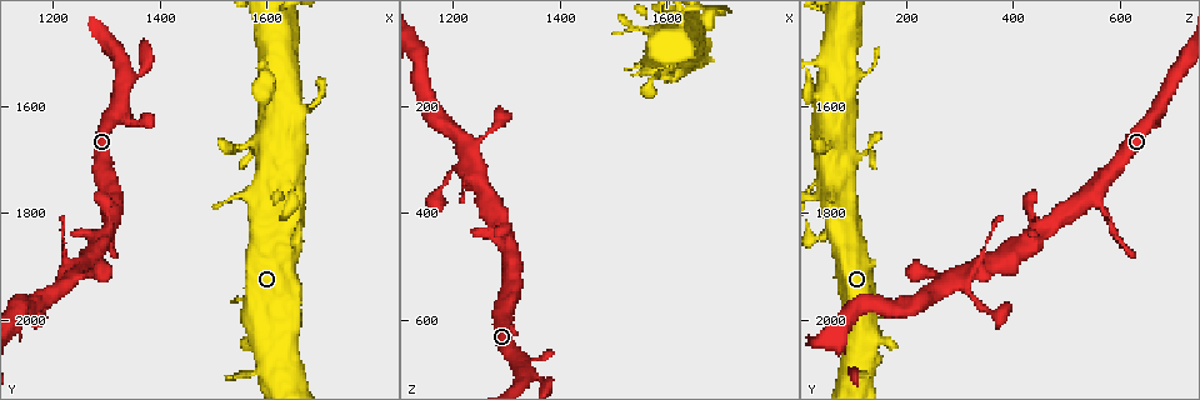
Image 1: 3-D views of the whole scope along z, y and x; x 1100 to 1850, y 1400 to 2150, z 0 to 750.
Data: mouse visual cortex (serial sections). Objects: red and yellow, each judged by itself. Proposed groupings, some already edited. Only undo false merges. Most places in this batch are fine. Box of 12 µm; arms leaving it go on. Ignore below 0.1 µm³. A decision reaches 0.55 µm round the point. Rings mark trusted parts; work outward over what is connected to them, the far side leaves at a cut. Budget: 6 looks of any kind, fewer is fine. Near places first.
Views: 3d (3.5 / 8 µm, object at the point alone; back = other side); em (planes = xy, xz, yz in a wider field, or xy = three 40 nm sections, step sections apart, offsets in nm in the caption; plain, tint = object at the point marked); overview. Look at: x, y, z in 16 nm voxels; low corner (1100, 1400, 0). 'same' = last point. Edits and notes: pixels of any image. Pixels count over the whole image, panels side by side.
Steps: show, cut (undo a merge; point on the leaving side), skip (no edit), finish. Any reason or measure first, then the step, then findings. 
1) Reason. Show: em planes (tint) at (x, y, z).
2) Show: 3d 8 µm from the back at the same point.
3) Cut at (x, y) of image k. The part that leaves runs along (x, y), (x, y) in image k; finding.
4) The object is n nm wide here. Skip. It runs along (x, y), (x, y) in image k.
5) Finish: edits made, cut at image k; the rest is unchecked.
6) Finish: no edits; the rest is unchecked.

Abrupt turn. Show: 3d 3.5 µm from the back at (1610, 1720, 70).

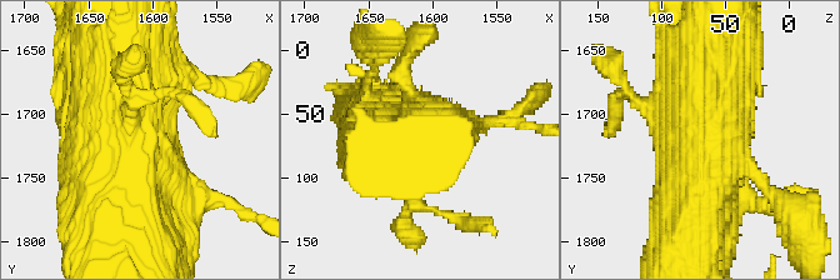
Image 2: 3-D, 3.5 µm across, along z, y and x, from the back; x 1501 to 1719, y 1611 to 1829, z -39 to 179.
Show: em xy step 1 (tint) at the same point.

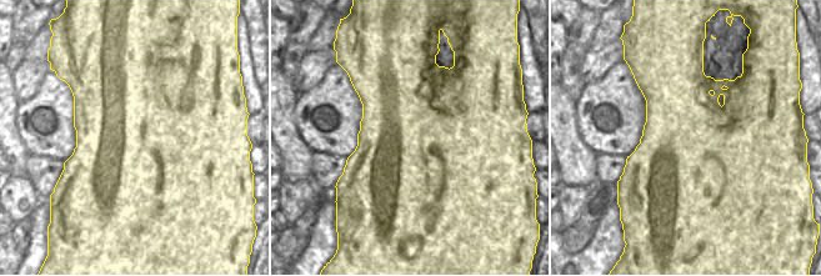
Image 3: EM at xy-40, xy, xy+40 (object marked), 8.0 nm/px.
The object is 1300 nm wide here. Skip. It runs along (138, 254), (95, 100) in image 2; continuous, no second cell.

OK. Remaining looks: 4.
Thin neck. Show: 3d 3.5 µm at (1260, 1915, 250).

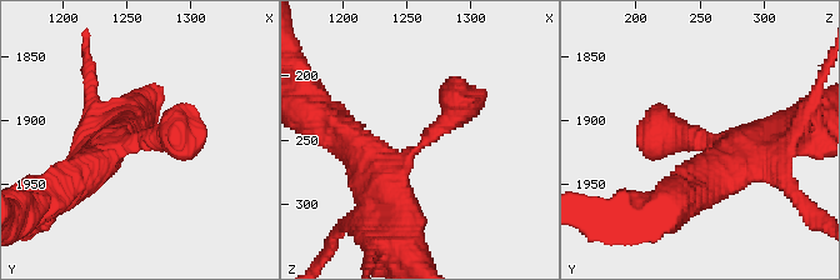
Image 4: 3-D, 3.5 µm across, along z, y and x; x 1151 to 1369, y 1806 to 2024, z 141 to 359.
Show: em xy step 5 (tint) at (1260, 1916, 254).

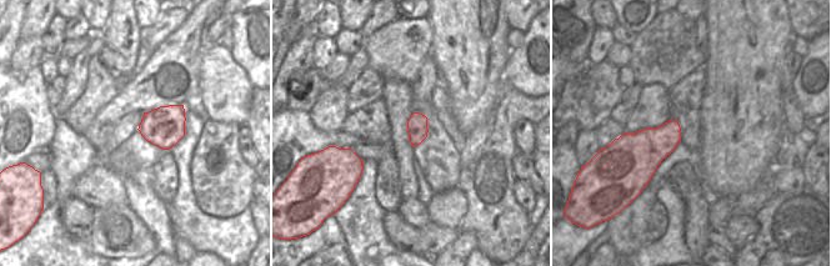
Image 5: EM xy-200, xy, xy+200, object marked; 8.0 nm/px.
Skip. Continuous, no second cell.

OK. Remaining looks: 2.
Side arm on a straight run. Show: 3d 3.5 µm at (1330, 1550, 700).

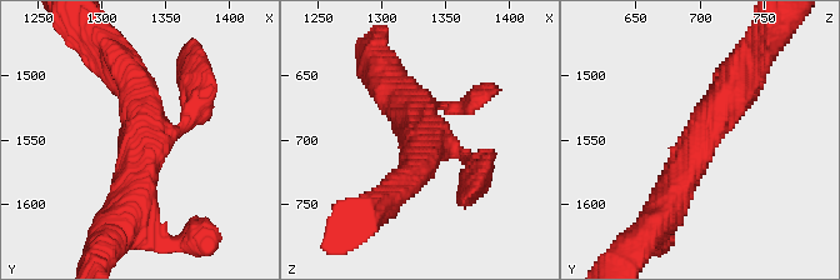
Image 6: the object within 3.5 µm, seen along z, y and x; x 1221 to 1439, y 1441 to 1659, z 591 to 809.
The arms are 250, 450, 450 nm wide. Skip. It runs along (663, 210), (740, 69) in image 6; one cell here.

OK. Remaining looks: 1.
Finish: no edits; the rest is unchecked.

